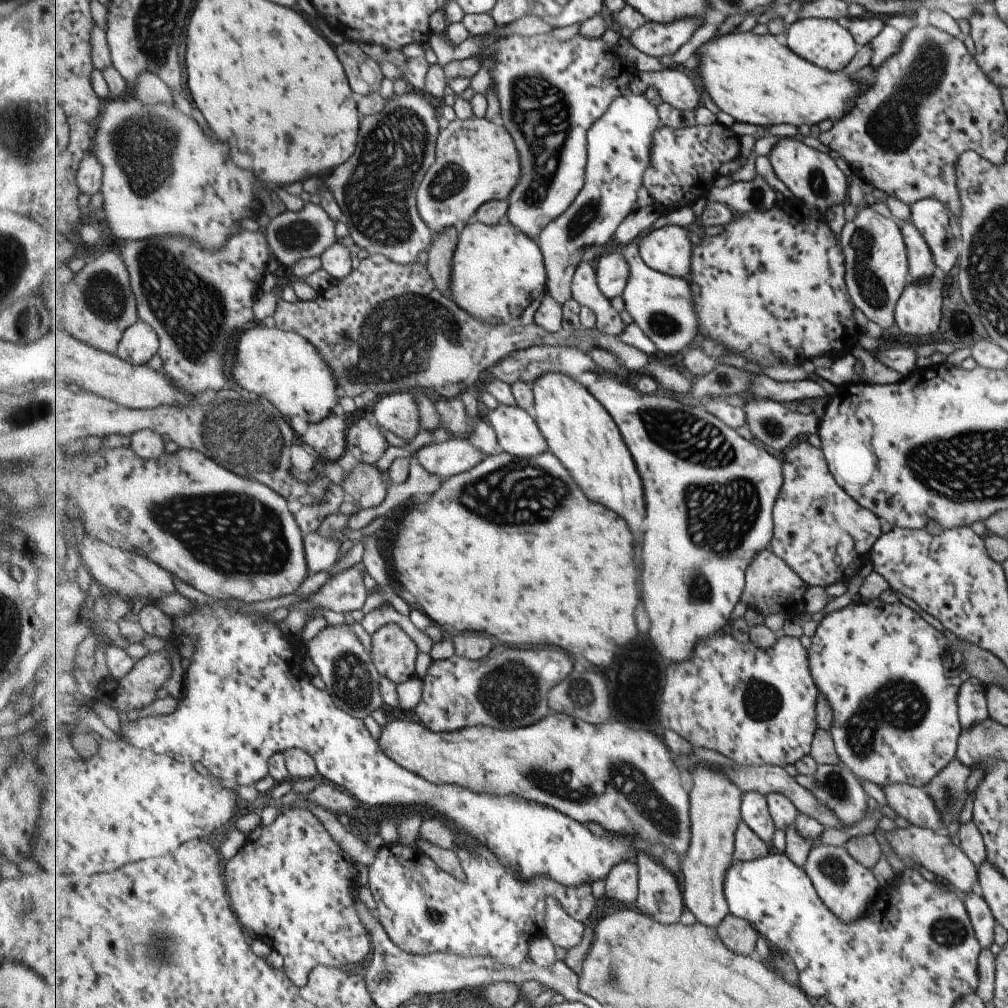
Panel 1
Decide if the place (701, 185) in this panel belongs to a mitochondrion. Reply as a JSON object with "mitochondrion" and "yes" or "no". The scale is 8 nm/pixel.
{"mitochondrion":"no"}

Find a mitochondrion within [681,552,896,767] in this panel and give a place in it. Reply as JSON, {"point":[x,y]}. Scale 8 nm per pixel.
{"point":[762,701]}

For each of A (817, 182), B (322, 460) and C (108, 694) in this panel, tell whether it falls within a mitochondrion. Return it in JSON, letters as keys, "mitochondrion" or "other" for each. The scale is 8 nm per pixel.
{"A":"mitochondrion","B":"other","C":"other"}

